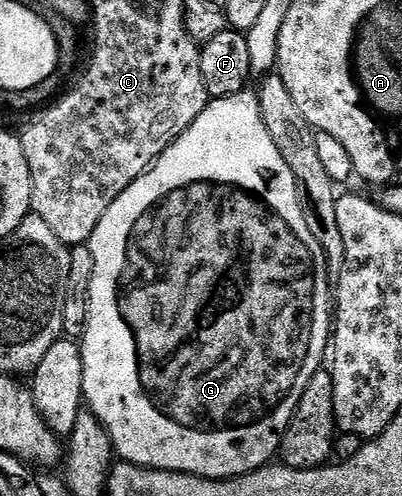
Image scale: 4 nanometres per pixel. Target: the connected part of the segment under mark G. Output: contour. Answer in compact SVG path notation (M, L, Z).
M245 90L233 96L217 96L209 99L206 110L198 114L198 118L167 148L156 160L155 164L143 172L121 196L113 202L110 210L102 214L102 222L98 222L98 230L94 230L90 241L94 254L94 278L88 291L88 321L82 337L84 350L84 403L97 418L106 426L112 439L115 455L121 461L138 464L141 468L161 468L164 472L188 472L191 476L204 476L207 480L226 480L233 476L245 476L247 472L255 472L269 463L271 456L280 451L280 439L290 426L294 410L316 372L321 371L326 353L330 348L330 337L334 327L334 304L330 299L330 277L328 263L324 261L322 246L318 246L318 238L310 234L310 226L306 226L306 214L302 214L302 206L298 198L298 186L294 182L294 174L290 174L290 166L286 166L286 158L278 154L278 146L274 146L274 138L270 138L270 130L266 130L266 122L260 113L260 98L255 91Z

